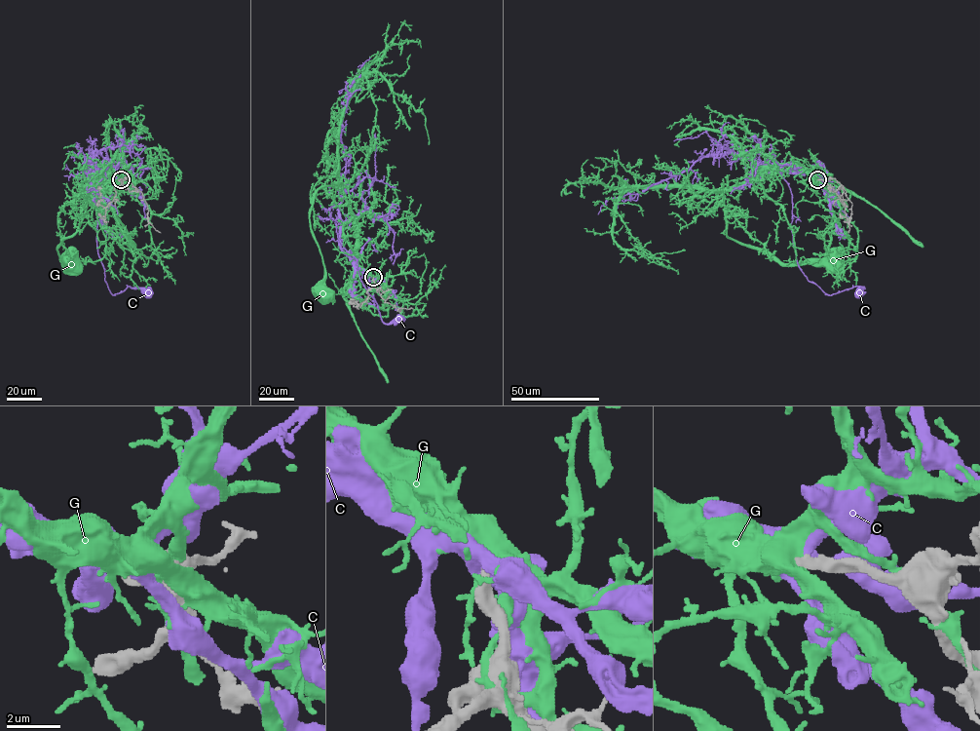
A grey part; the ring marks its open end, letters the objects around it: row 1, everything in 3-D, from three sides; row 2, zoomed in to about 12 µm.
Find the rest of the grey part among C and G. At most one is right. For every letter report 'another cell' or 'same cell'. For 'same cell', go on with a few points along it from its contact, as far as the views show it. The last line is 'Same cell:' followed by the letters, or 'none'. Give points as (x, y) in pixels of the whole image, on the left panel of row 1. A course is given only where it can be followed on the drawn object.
C: another cell
G: another cell
Same cell: none

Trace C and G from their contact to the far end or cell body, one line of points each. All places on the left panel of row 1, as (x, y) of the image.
C: (120, 179), (89, 171), (86, 163), (83, 168), (96, 205), (97, 254), (110, 291), (129, 287), (147, 292)
G: (121, 179), (106, 172), (104, 166), (91, 185), (78, 229), (56, 247), (61, 259), (70, 263)

